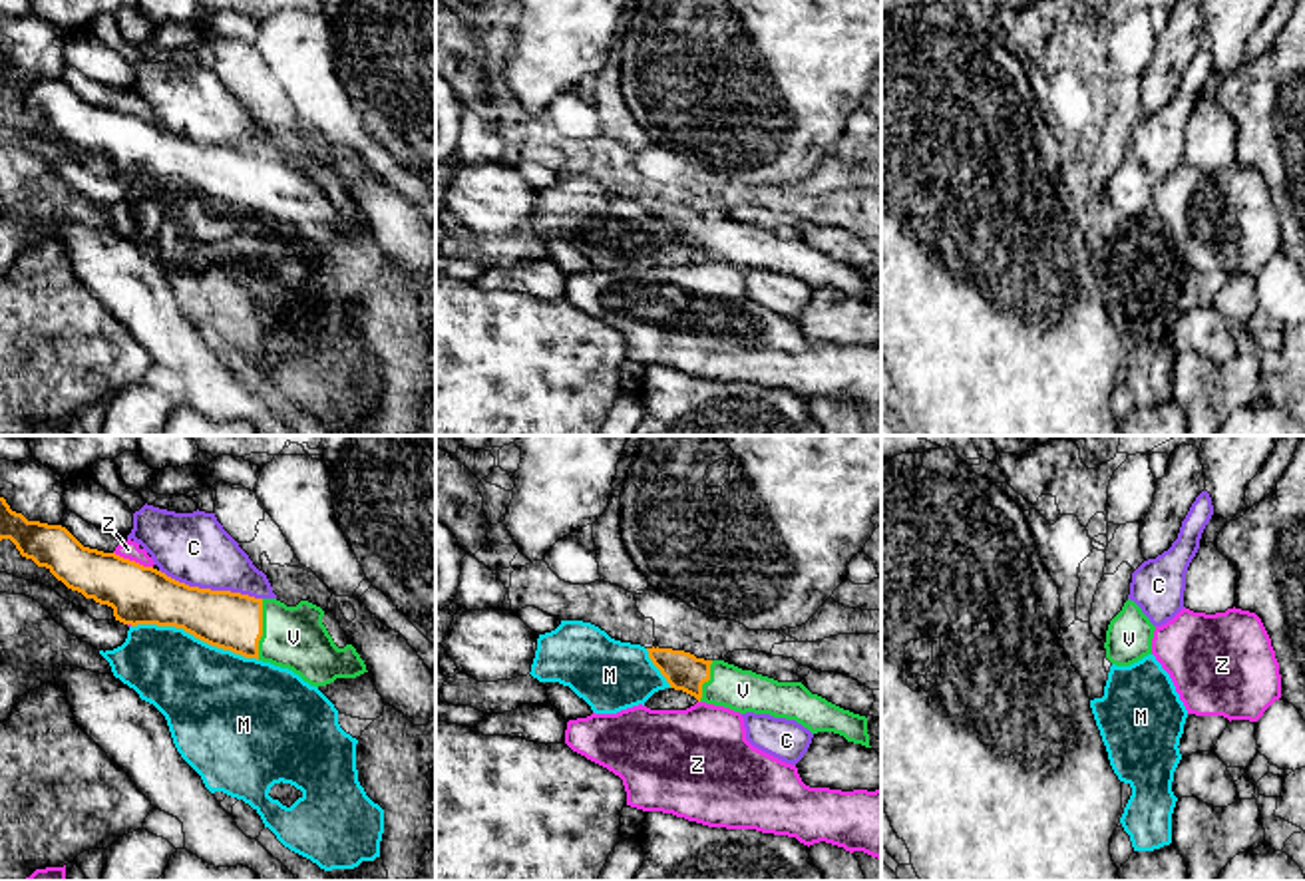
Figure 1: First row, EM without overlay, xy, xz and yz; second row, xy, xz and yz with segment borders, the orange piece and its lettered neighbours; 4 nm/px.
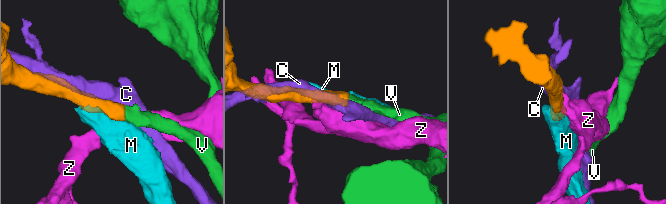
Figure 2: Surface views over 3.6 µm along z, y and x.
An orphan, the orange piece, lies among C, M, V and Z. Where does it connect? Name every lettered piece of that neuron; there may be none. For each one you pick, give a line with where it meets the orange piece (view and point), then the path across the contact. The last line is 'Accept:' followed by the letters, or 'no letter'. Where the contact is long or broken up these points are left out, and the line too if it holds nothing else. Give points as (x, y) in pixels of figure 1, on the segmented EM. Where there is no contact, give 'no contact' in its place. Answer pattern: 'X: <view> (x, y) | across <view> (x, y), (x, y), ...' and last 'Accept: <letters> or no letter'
V: xy (261, 629) | across xy (231, 621), (261, 629), (293, 637)
Accept: V

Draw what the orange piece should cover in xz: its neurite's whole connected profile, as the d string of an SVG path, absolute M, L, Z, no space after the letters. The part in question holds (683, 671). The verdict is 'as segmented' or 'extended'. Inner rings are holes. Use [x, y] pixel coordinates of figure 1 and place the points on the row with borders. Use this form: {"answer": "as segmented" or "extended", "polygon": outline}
{"answer": "extended", "polygon": "M658 646L647 650L670 688L682 690L698 702L724 706L740 714L754 712L796 720L812 734L834 732L847 742L871 748L865 716L812 694L802 682L778 682L724 660L696 658L684 650Z"}

